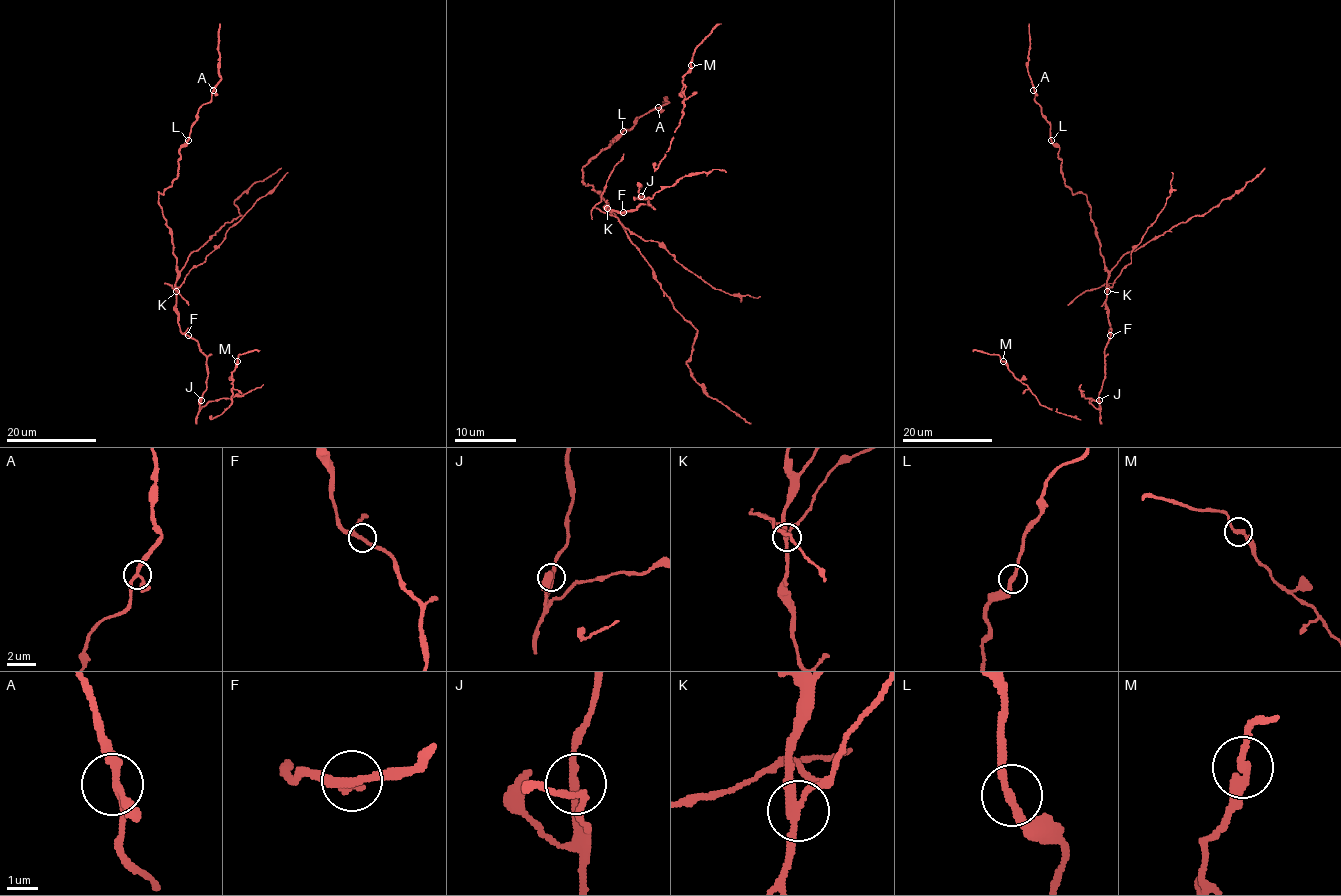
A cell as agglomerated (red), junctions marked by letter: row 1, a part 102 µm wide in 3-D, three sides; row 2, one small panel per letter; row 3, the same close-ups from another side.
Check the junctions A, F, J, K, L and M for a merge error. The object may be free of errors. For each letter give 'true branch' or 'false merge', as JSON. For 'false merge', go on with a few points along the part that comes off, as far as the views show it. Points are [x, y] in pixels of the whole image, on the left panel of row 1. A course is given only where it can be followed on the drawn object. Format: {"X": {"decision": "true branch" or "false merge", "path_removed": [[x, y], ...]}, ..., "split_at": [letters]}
{"A": {"decision": "true branch"}, "F": {"decision": "true branch"}, "J": {"decision": "true branch"}, "K": {"decision": "false merge", "path_removed": [[176, 291], [193, 268], [204, 261], [224, 239], [226, 231], [288, 172]]}, "L": {"decision": "true branch"}, "M": {"decision": "true branch"}, "split_at": ["K"]}

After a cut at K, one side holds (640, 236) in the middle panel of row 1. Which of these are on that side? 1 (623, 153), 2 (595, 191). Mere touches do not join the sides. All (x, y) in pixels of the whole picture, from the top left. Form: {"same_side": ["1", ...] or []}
{"same_side": ["1"]}

